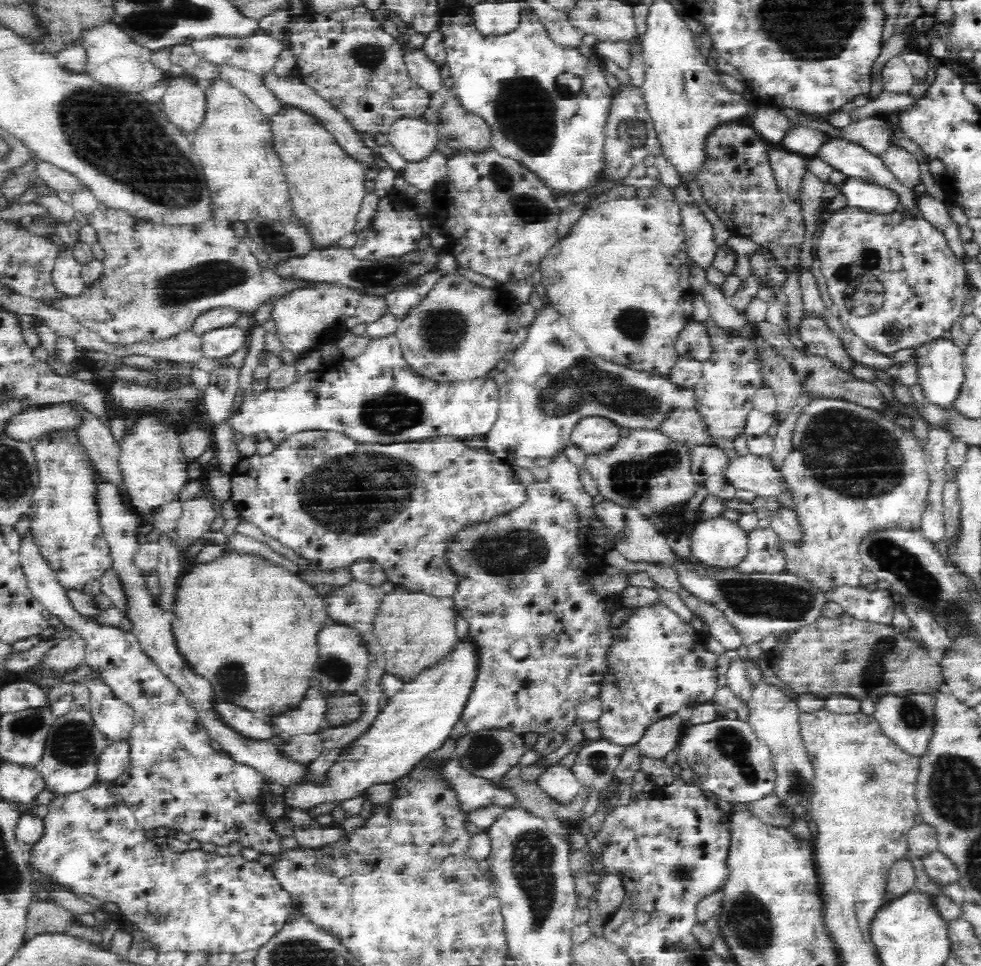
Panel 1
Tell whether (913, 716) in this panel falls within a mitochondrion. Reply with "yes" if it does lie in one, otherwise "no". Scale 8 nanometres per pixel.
yes

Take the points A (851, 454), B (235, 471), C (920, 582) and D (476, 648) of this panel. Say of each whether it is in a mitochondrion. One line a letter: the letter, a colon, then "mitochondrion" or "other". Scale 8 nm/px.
A: mitochondrion
B: other
C: mitochondrion
D: other

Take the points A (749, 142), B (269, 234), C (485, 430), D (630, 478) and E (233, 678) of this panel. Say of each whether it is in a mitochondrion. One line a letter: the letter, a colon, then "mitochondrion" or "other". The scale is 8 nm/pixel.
A: other
B: mitochondrion
C: other
D: mitochondrion
E: mitochondrion

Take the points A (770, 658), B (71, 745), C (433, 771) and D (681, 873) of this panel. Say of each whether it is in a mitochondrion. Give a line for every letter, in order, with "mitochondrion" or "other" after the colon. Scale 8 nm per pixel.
A: other
B: mitochondrion
C: other
D: mitochondrion

